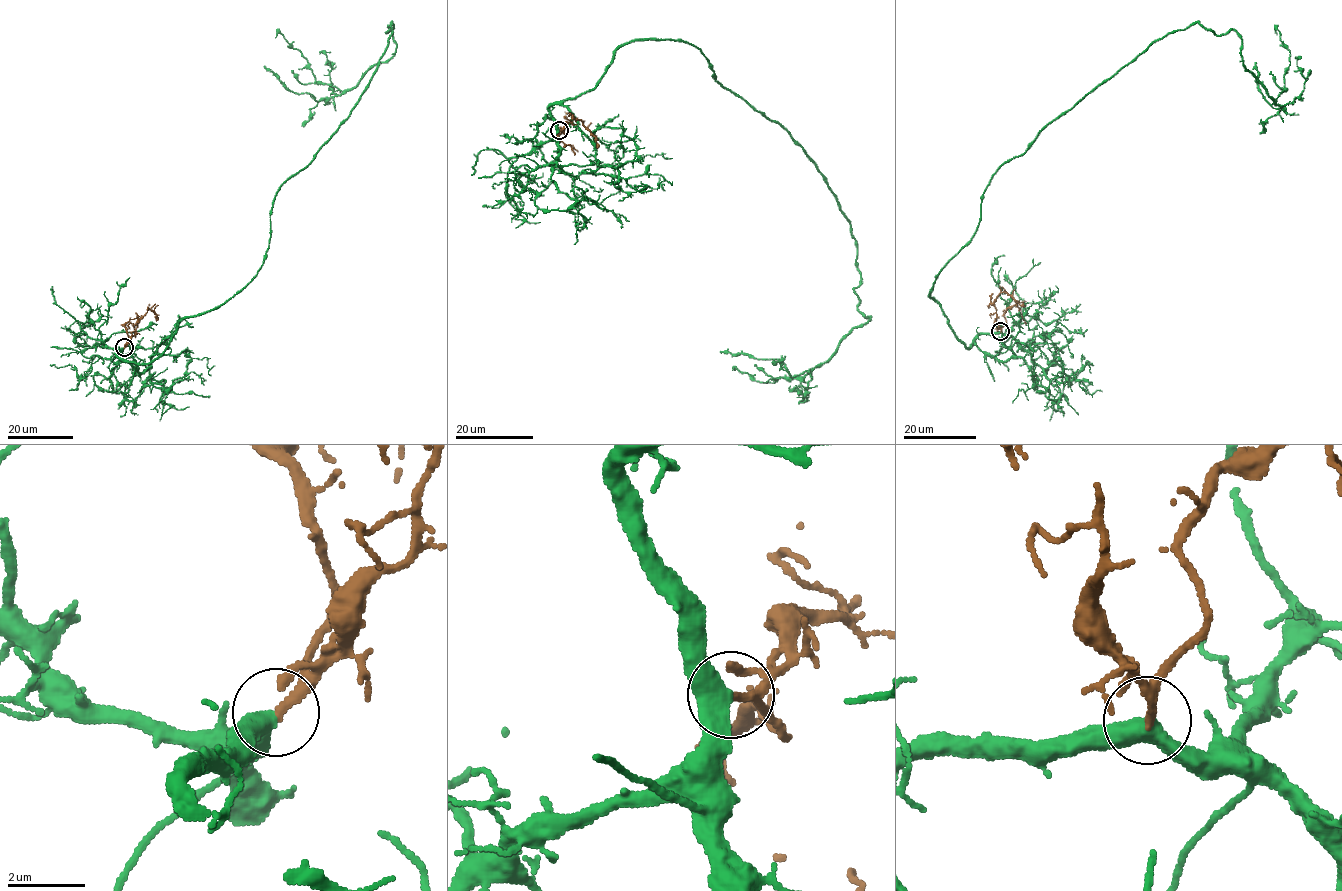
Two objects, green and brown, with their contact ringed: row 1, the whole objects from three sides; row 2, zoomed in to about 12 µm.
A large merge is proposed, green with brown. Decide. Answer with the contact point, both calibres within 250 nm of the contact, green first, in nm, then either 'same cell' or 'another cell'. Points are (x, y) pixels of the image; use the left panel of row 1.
(124, 347) | 440/240 nm | same cell

